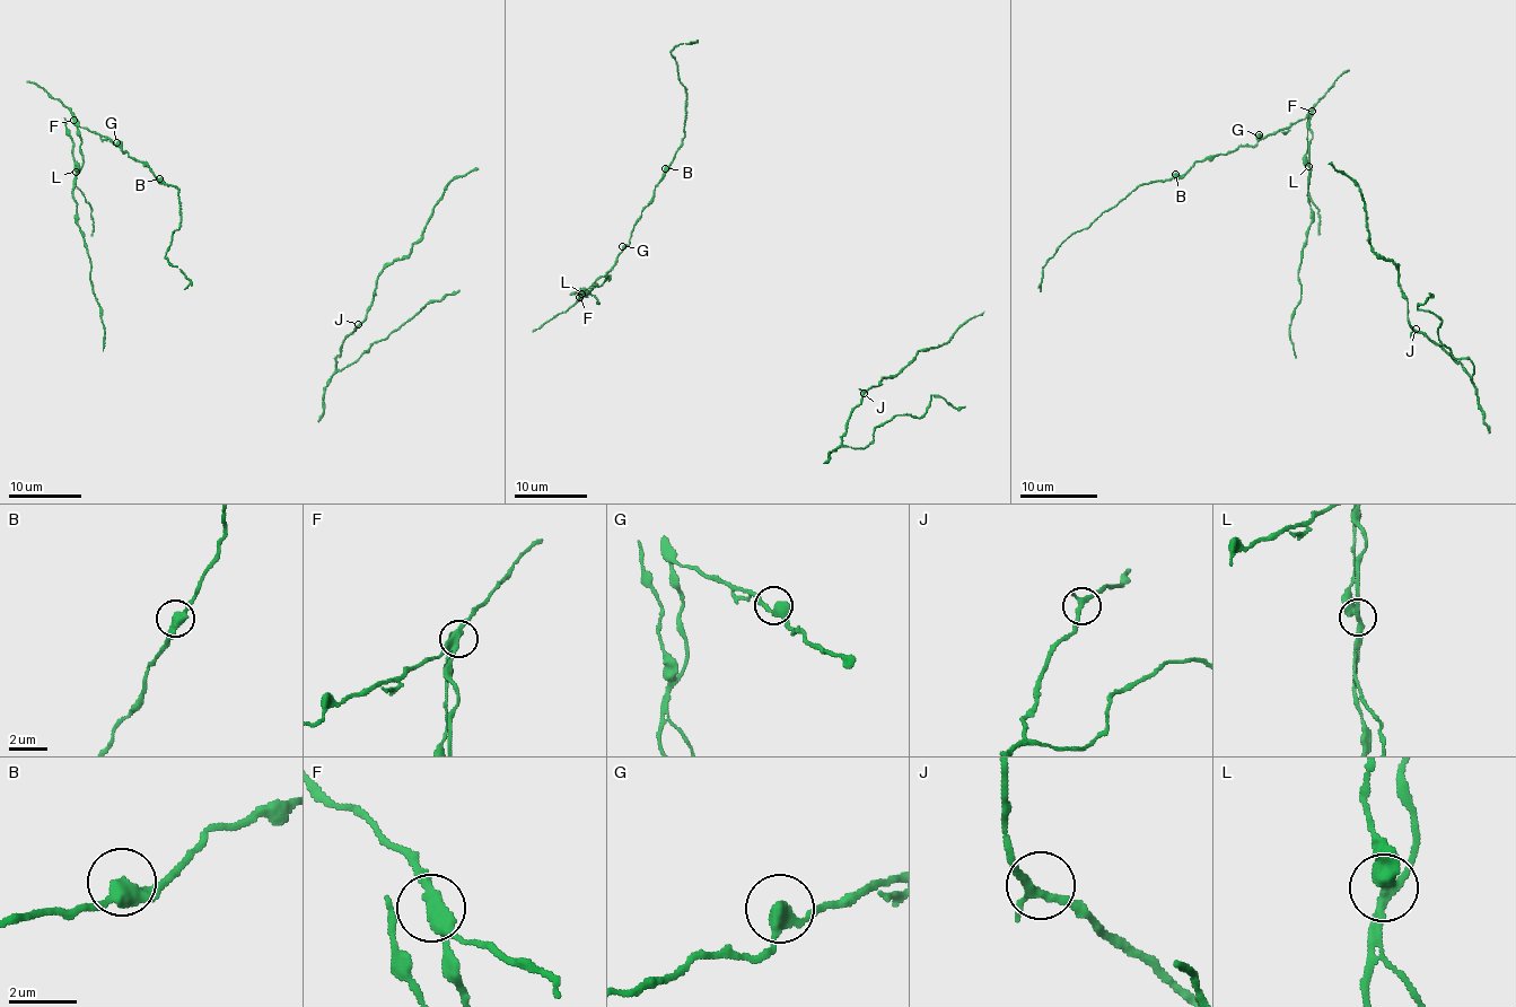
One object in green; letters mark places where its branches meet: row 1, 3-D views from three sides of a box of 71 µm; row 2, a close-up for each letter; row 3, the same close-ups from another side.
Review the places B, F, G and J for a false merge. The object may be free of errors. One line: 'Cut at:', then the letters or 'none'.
Cut at: F

